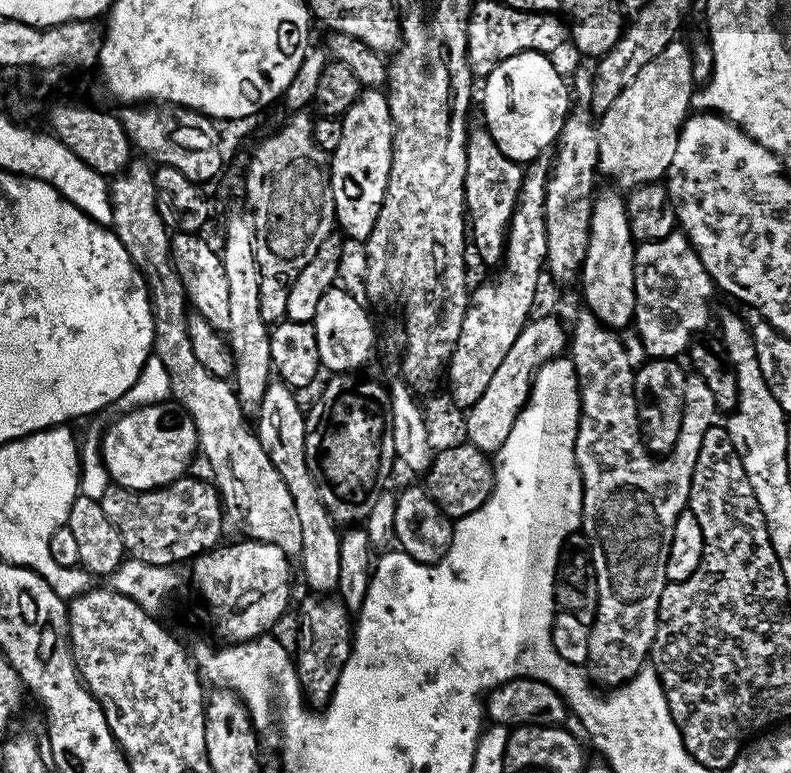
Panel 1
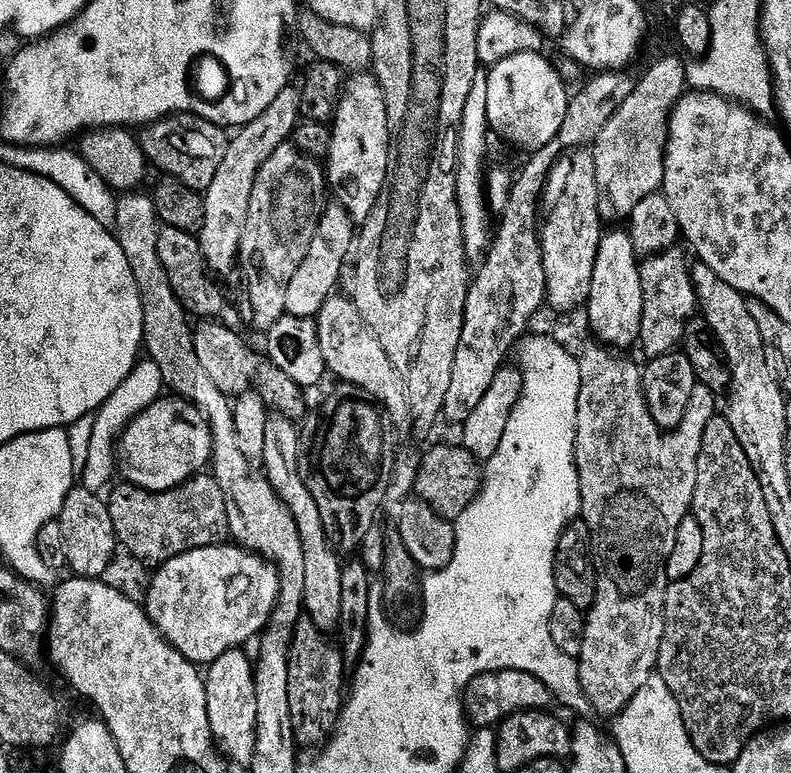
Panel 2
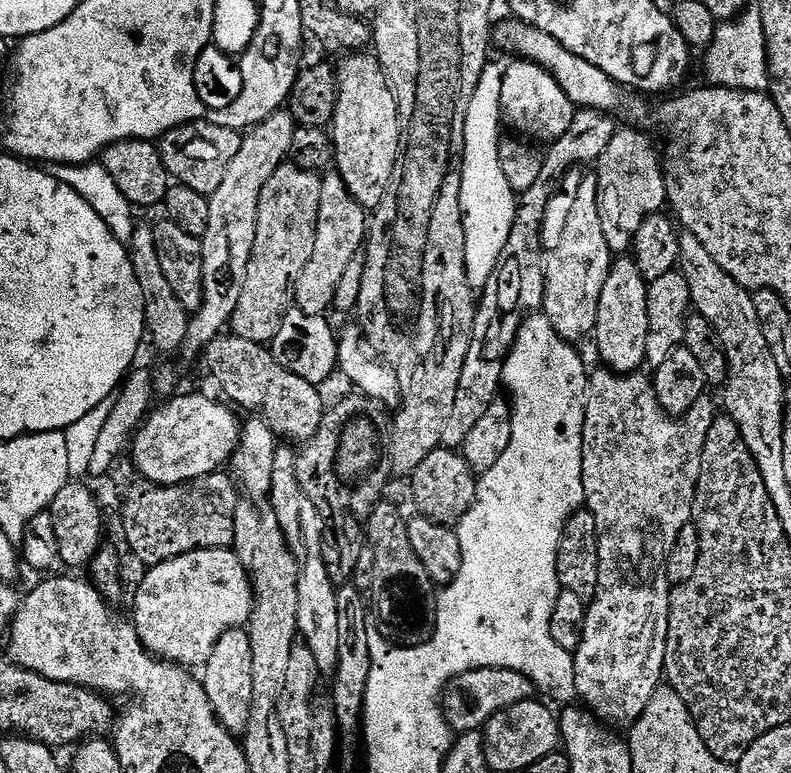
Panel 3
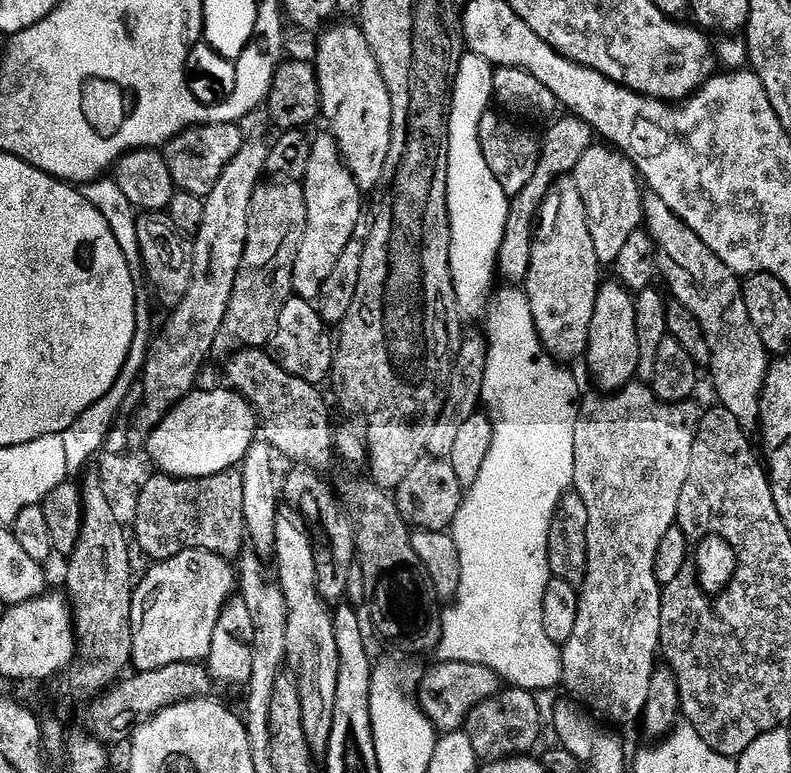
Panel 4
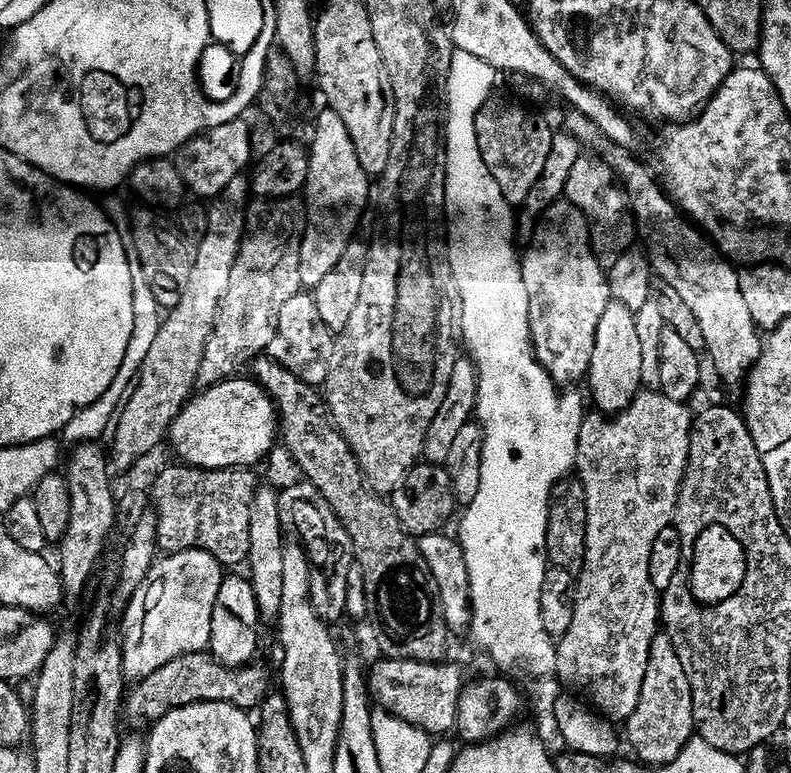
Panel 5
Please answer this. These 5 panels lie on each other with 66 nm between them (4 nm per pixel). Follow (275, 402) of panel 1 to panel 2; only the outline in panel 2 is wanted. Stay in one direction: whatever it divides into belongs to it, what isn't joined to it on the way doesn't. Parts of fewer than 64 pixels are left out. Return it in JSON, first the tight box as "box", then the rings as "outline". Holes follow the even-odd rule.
{"box":[262,414,342,630],"outline":[[[283,414],[269,415],[266,422],[266,446],[262,463],[264,475],[274,486],[274,490],[283,498],[285,506],[294,514],[294,520],[298,522],[298,532],[302,534],[302,550],[306,552],[306,594],[304,595],[304,610],[307,619],[313,620],[319,628],[332,630],[340,623],[342,614],[342,563],[341,553],[332,547],[328,541],[328,535],[322,522],[322,514],[318,510],[318,502],[310,494],[310,490],[304,485],[304,476],[300,472],[302,452],[300,456],[300,432],[295,428],[293,421]]]}

